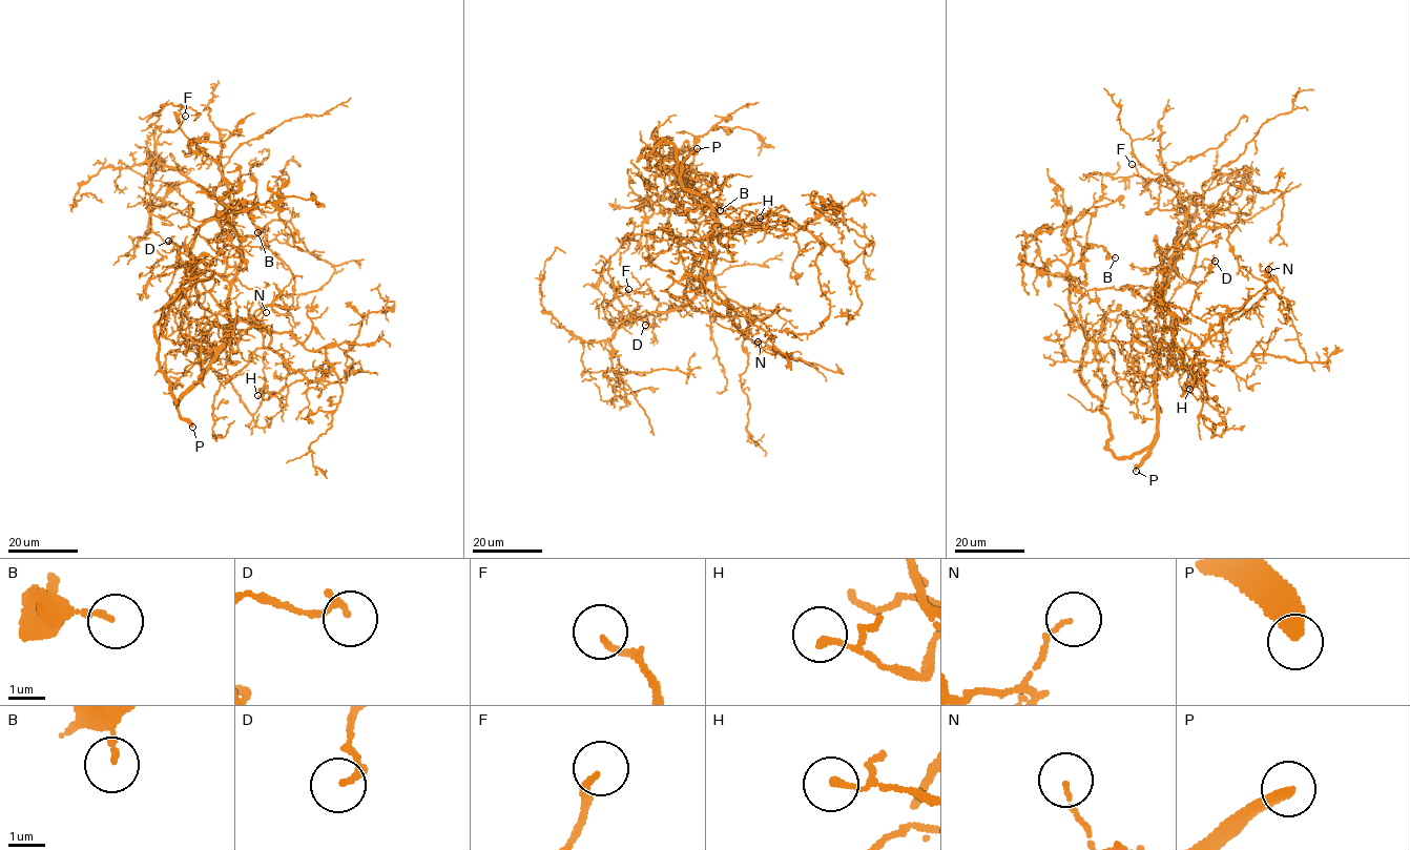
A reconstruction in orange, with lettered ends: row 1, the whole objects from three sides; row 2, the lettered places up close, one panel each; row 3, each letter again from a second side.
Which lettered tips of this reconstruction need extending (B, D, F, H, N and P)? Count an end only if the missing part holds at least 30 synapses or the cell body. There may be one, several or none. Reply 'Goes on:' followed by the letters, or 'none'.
Goes on: F, P

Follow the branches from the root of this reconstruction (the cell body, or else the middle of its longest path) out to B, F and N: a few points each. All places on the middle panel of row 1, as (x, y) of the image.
B: (708, 199), (684, 187), (672, 144), (640, 150), (682, 171), (693, 204), (720, 210)
F: (708, 199), (714, 222), (707, 240), (714, 258), (690, 302), (613, 327), (604, 309), (628, 289)
N: (708, 199), (714, 220), (707, 240), (716, 283), (754, 318), (779, 309), (746, 329), (746, 335), (758, 341)

